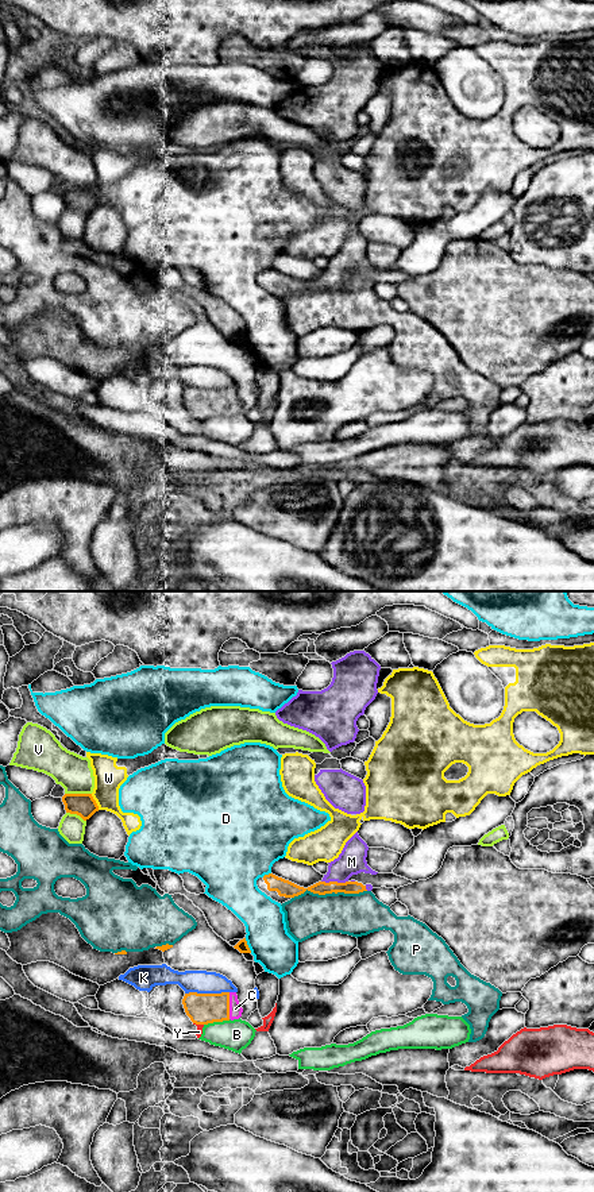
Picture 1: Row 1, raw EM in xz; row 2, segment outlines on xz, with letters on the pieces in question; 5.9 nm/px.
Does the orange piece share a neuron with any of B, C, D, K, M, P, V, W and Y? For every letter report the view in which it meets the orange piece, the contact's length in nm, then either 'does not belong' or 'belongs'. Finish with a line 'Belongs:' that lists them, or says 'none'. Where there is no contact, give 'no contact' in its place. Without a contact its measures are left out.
B: meets orange in xz; contact 160 nm long; does not belong
C: meets orange in xz; contact 160 nm long; does not belong
D: meets orange in xz; contact 100 nm long; does not belong
K: meets orange in xz; contact 260 nm long; does not belong
M: meets orange in xz; contact 160 nm long; belongs
P: meets orange in xz; contact 460 nm long; does not belong
V: meets orange in xz; contact 160 nm long; does not belong
W: meets orange in xz; contact 110 nm long; does not belong
Y: meets orange in xz; contact 70 nm long; does not belong
Belongs: M

